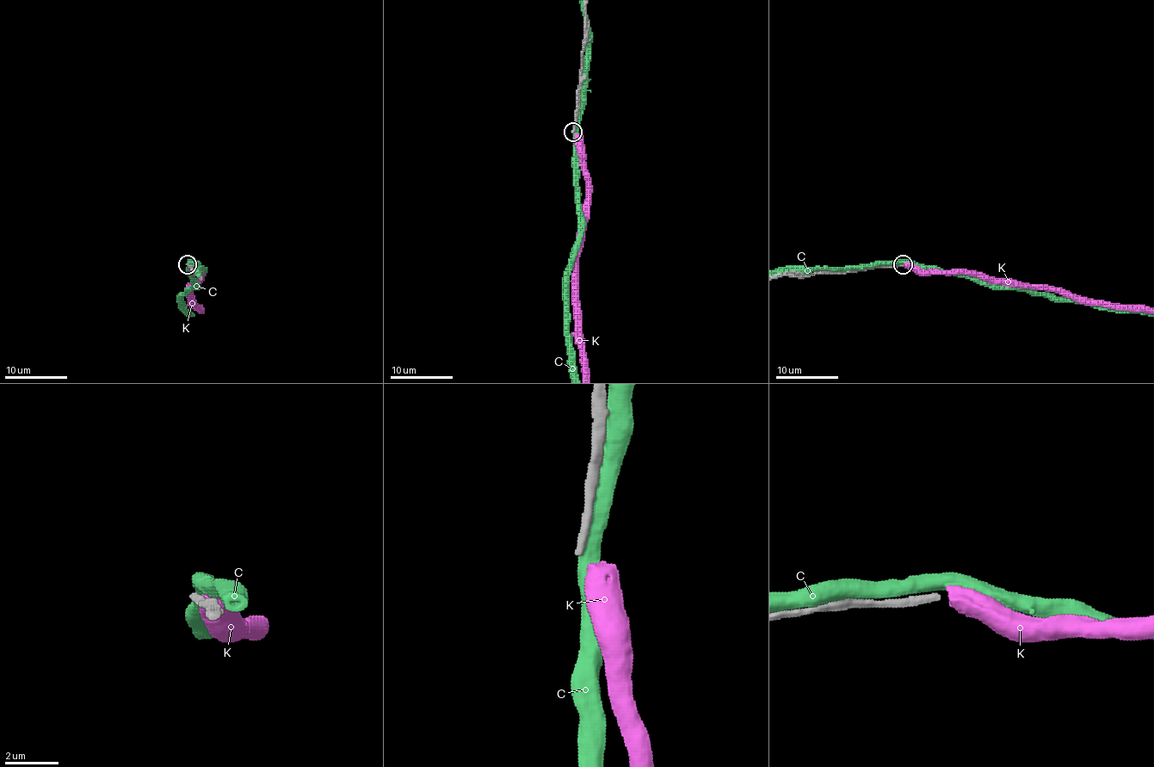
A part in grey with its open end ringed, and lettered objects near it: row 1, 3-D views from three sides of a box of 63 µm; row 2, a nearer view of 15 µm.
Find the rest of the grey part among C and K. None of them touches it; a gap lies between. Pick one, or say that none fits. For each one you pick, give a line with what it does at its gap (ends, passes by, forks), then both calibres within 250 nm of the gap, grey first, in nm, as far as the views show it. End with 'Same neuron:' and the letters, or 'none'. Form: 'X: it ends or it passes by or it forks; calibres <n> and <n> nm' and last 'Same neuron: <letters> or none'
Same neuron: none

